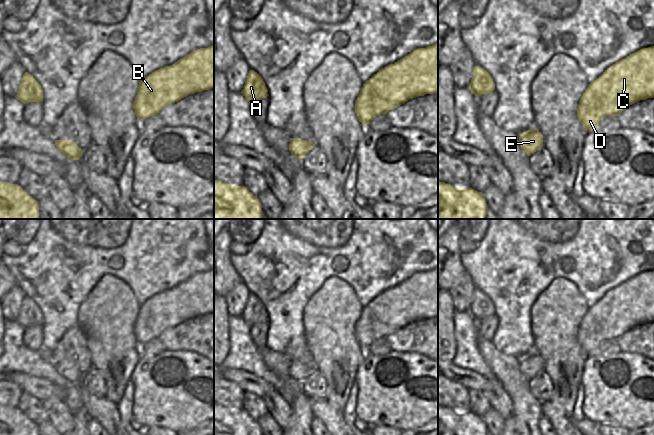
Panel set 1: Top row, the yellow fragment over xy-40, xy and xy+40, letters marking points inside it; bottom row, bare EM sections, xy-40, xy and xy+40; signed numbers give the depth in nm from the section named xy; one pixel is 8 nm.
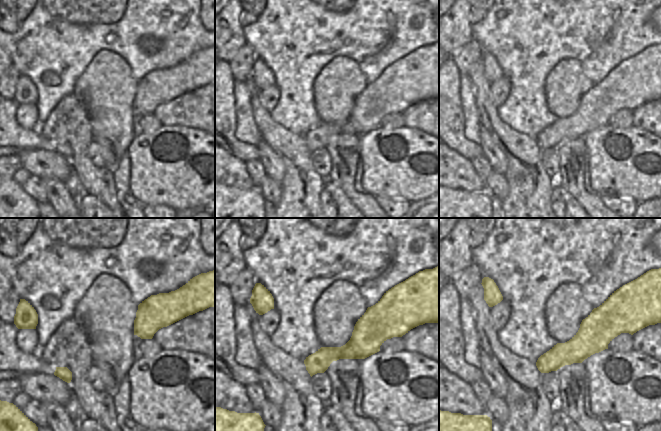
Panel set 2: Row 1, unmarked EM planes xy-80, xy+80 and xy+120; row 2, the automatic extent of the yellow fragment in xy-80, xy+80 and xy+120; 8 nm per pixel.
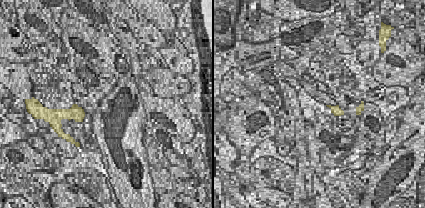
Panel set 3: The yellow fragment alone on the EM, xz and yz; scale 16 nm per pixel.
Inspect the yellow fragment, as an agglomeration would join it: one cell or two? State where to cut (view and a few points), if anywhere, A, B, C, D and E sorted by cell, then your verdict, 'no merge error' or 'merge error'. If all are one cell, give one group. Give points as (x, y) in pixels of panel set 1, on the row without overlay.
cut none; groups A B C D E; no merge error

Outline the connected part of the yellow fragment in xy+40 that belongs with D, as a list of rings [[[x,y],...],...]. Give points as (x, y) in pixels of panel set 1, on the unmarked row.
[[[654,270],[642,272],[607,292],[591,306],[577,331],[577,341],[585,354],[597,354],[604,340],[617,340],[628,330],[654,322]]]

